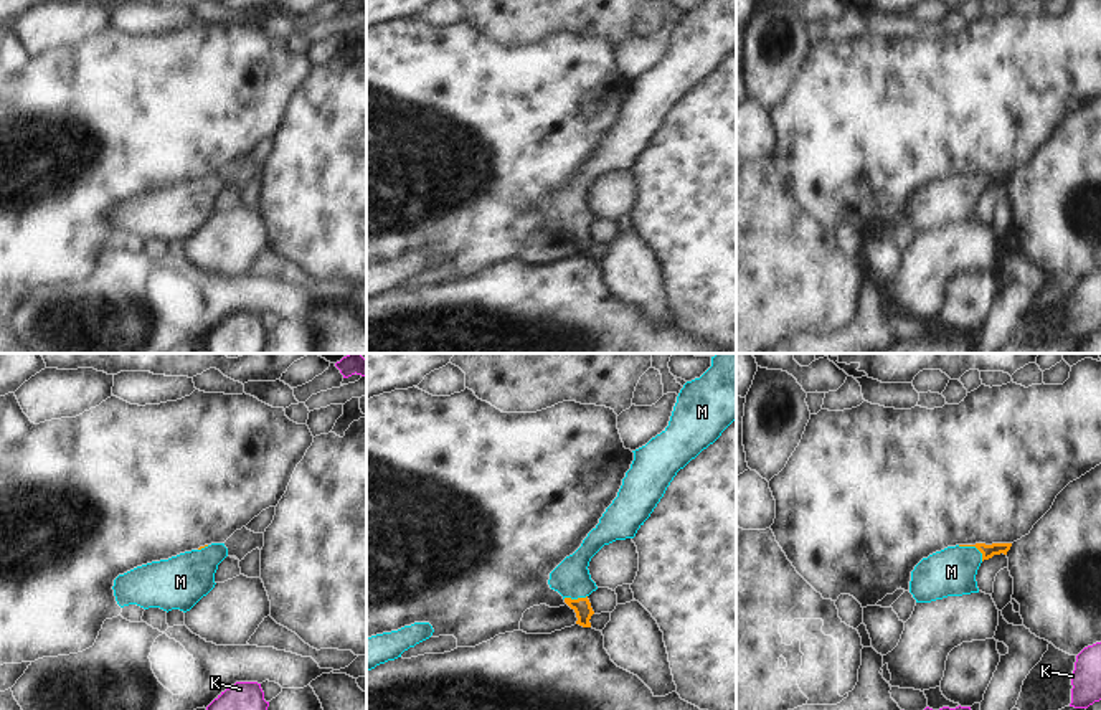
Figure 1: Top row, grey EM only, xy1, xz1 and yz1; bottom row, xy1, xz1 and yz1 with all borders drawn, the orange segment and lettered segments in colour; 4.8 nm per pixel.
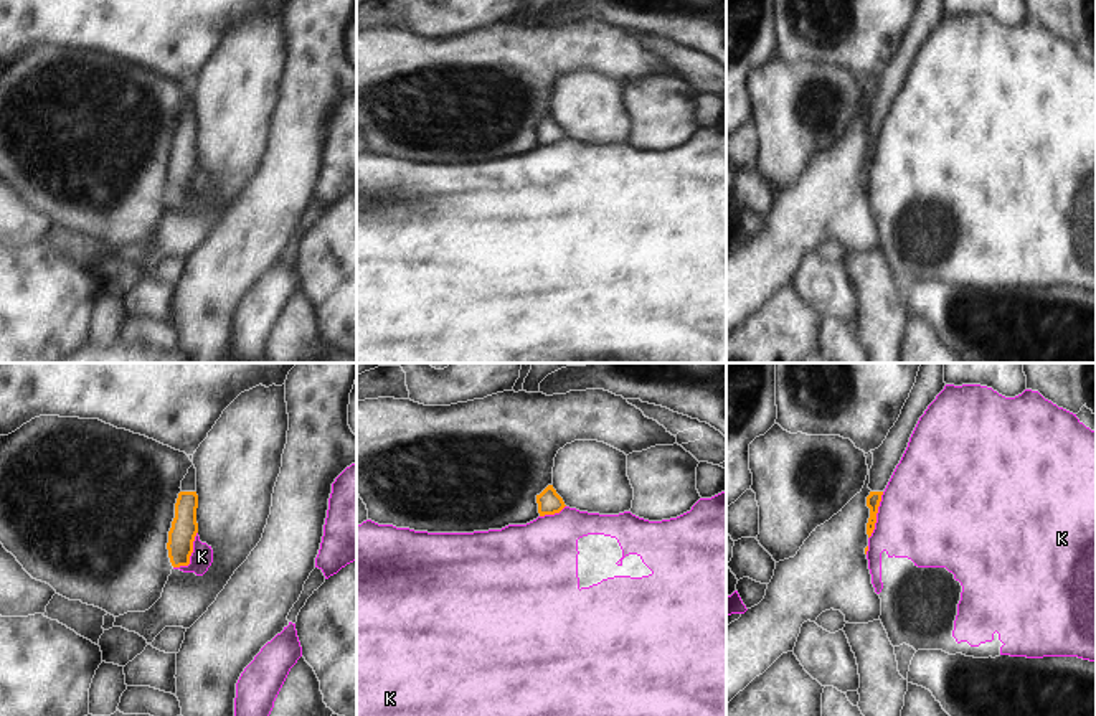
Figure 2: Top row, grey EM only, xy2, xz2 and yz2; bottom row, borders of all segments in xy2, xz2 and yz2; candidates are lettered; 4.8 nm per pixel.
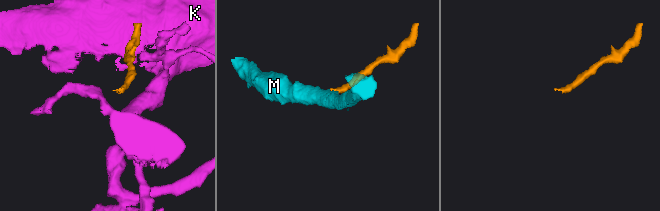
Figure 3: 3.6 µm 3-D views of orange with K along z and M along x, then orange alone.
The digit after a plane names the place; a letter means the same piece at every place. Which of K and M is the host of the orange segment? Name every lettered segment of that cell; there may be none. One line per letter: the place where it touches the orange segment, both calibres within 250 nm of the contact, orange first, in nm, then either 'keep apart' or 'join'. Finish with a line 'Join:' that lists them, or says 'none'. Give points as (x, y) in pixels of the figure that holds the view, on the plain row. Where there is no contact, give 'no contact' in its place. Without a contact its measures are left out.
K: xy2 (190, 185) | 130/110 nm | keep apart
M: yz1 (973, 175) | 70/240 nm | join
Join: M

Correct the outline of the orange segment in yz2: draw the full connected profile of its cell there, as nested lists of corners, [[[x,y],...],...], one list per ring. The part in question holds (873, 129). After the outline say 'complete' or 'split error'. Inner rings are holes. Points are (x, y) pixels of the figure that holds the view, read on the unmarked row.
[[[870,122],[870,125],[867,127],[867,137],[870,139],[870,148],[867,153],[868,168],[872,167],[873,160],[875,160],[876,144],[878,144],[878,137],[881,132],[881,125],[883,125],[883,122]]]; complete

